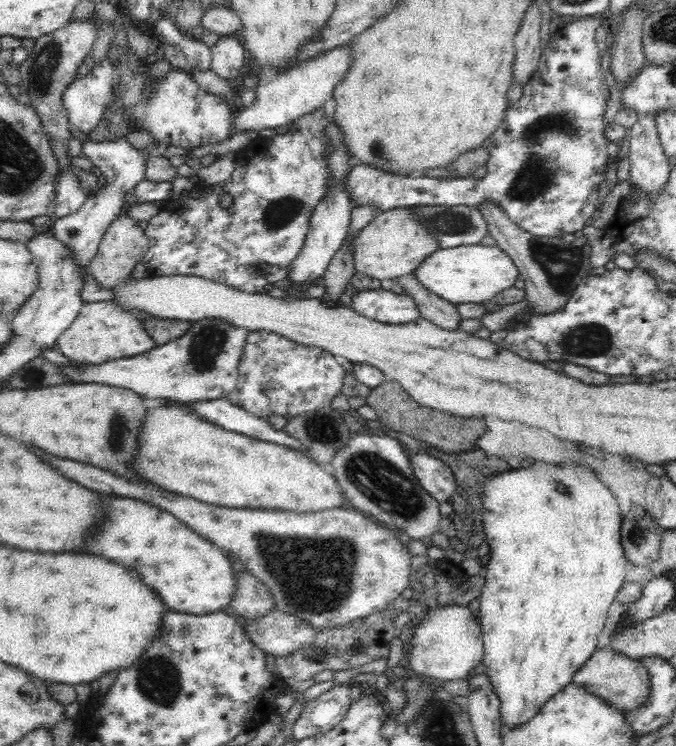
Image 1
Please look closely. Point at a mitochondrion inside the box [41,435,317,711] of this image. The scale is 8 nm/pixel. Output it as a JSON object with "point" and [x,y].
{"point":[158,679]}

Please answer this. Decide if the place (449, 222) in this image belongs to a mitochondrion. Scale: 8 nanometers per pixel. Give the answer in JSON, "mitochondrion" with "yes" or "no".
{"mitochondrion":"yes"}

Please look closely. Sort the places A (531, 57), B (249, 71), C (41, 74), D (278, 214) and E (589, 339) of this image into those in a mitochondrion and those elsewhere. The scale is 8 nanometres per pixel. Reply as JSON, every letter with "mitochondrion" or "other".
{"A":"other","B":"other","C":"mitochondrion","D":"mitochondrion","E":"mitochondrion"}

